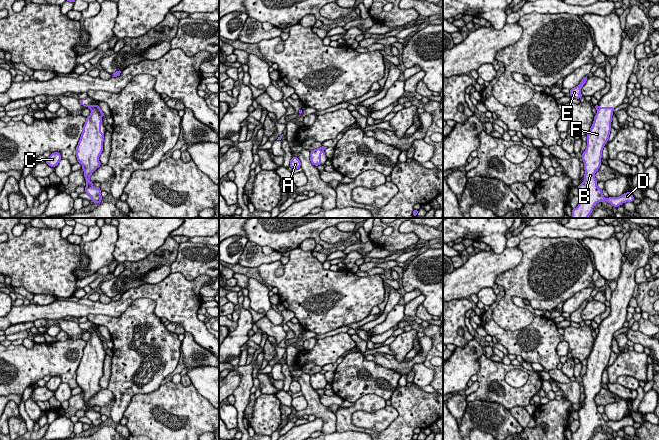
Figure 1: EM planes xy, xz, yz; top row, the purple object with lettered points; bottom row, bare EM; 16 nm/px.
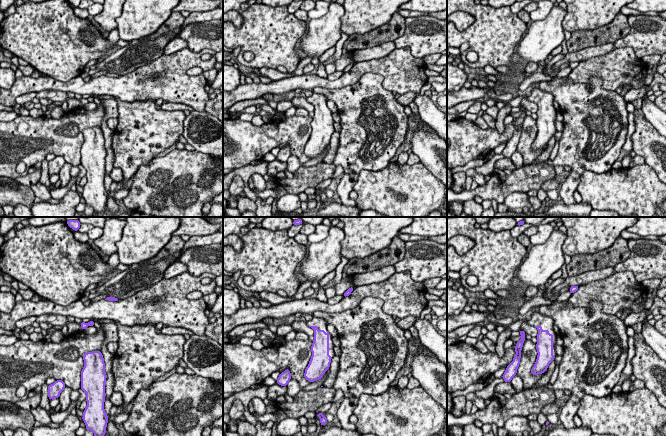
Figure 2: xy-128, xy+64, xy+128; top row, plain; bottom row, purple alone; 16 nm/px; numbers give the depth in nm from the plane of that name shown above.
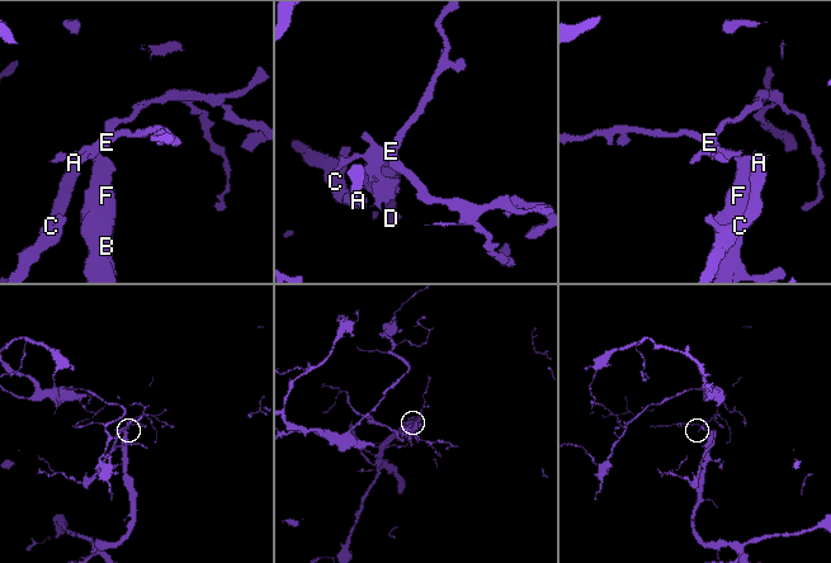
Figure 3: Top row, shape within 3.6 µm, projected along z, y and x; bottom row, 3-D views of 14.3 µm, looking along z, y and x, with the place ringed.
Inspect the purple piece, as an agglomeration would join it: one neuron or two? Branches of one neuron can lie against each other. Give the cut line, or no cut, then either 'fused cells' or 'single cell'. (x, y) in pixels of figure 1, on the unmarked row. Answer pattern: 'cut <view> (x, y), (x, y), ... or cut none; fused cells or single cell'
cut xy (91, 329), (95, 331), (101, 340); fused cells

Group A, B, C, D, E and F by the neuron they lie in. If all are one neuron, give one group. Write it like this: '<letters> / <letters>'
A B C D F / E

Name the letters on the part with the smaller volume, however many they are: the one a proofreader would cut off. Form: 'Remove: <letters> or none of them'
Remove: E

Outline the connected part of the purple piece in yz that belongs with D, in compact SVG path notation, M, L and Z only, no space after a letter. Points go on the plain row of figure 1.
M599 331L594 340L593 348L587 358L587 370L582 378L585 398L584 405L578 410L579 428L572 433L572 440L589 440L599 426L606 425L617 432L623 427L634 425L631 416L623 417L618 421L605 422L595 402L595 397L602 388L603 372L609 363L614 333L614 331Z

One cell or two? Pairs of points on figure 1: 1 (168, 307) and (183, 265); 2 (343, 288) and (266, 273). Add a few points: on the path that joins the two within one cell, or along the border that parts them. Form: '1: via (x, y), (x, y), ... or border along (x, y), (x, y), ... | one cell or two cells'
1: border along (171, 272), (180, 272), (189, 280), (203, 275) | two cells
2: via (324, 287), (295, 287), (285, 284) | one cell

